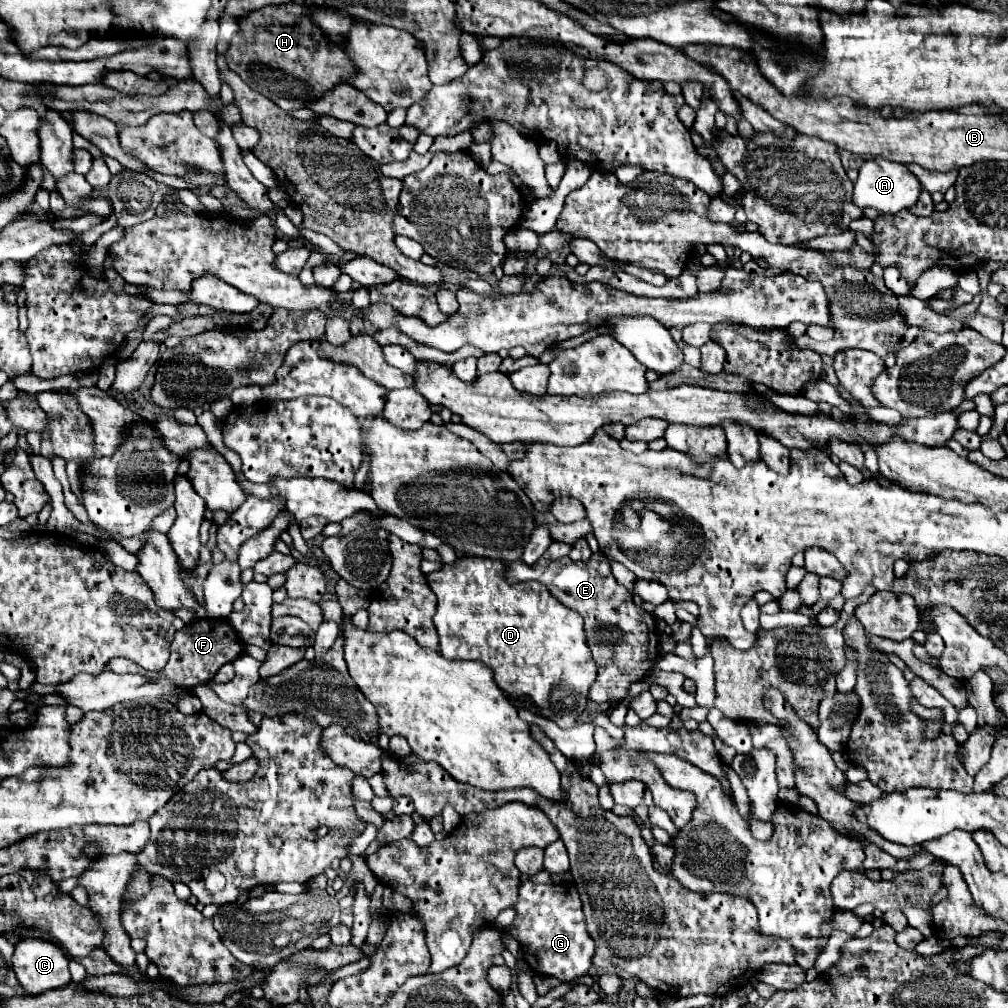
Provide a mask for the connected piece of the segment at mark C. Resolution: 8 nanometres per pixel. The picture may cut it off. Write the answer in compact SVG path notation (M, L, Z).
M22 939L14 949L12 967L28 995L40 995L70 983L66 955L44 939Z

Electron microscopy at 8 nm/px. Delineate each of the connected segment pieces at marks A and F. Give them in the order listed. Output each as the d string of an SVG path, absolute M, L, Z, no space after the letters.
M876 157L876 159L864 161L858 173L860 173L858 181L854 183L854 205L858 205L860 209L872 207L872 209L878 209L880 213L898 213L902 209L912 207L914 201L918 201L920 197L922 185L906 165L890 163L886 159Z
M222 619L194 621L176 633L170 645L170 661L162 669L162 675L170 677L170 681L182 687L194 687L198 683L206 683L224 663L230 663L238 657L238 645L242 645L242 641L238 641L236 633L230 629L226 621Z

